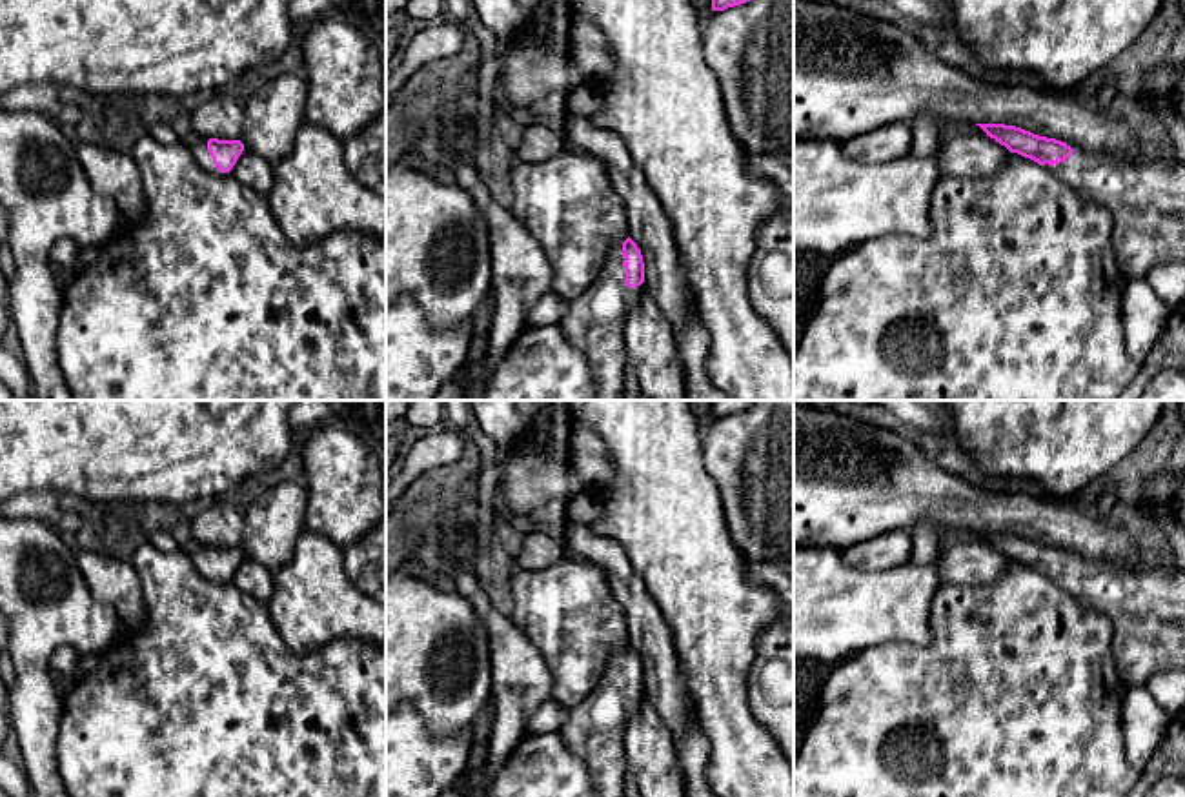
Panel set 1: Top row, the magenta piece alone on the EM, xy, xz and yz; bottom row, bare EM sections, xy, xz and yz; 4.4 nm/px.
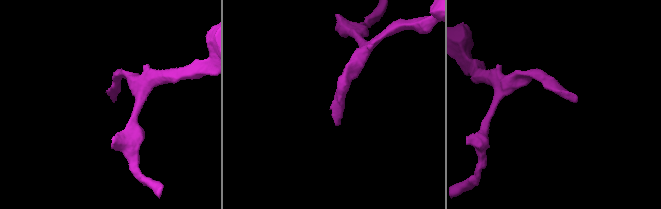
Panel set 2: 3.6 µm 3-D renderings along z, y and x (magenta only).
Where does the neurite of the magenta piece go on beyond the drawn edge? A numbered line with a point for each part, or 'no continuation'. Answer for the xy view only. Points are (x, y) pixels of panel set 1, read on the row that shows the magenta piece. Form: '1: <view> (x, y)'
1: xy (197, 144)

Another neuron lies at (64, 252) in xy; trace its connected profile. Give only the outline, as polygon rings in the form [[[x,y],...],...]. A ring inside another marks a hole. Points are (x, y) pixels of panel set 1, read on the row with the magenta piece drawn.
[[[58,238],[49,249],[51,266],[71,271],[76,264],[80,246],[71,238]]]

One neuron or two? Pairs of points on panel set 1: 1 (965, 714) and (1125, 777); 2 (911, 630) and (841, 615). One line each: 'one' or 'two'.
1: one
2: one

